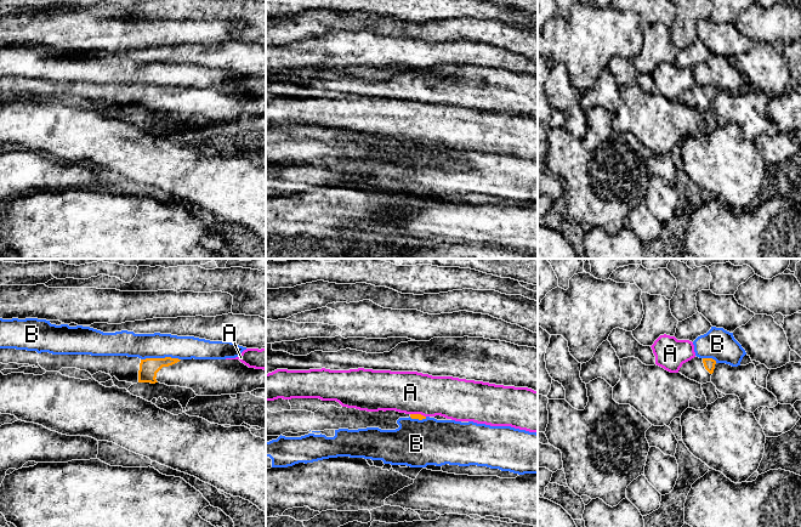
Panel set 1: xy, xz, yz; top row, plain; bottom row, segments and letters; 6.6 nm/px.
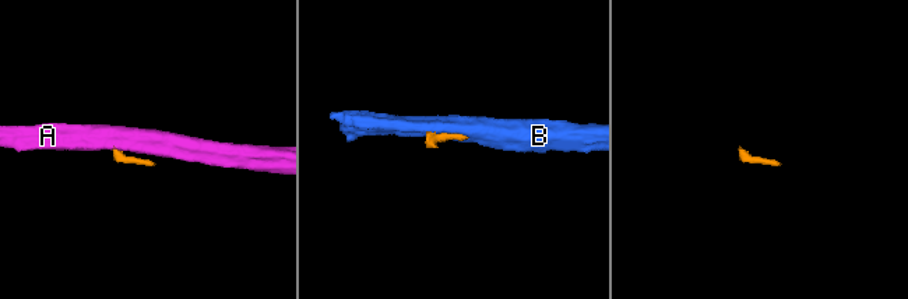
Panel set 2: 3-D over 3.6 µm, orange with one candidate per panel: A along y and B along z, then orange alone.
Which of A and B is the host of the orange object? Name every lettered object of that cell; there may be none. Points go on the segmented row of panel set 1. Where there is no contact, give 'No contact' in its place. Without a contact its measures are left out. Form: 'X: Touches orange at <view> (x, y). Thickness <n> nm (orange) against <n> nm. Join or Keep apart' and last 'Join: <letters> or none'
A: Touches orange at xz (418, 414). Thickness 40 nm (orange) against 280 nm. Keep apart
B: Touches orange at xy (160, 358). Thickness 130 nm (orange) against 170 nm. Keep apart
Join: none

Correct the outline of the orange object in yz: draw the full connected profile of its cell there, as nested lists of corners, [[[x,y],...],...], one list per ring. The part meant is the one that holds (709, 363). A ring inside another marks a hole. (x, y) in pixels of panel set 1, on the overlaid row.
[[[695,356],[691,361],[683,363],[678,373],[703,385],[711,381],[715,364],[716,361],[712,358],[699,358]]]

